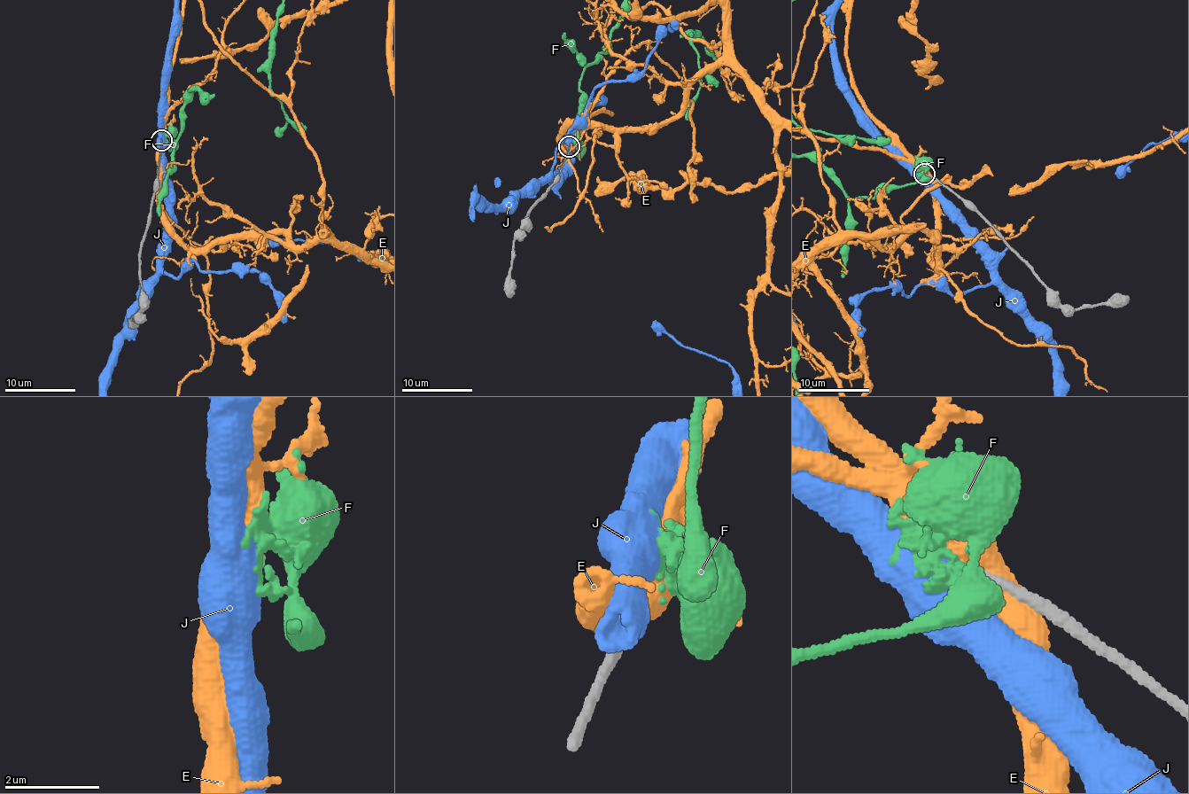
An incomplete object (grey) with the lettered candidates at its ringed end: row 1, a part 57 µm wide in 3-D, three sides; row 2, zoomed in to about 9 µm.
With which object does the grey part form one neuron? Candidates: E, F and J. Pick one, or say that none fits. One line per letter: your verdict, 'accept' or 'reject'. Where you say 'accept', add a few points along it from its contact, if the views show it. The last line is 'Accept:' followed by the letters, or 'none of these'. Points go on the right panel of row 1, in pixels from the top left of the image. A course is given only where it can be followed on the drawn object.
E: reject
F: reject
J: reject
Accept: none of these

